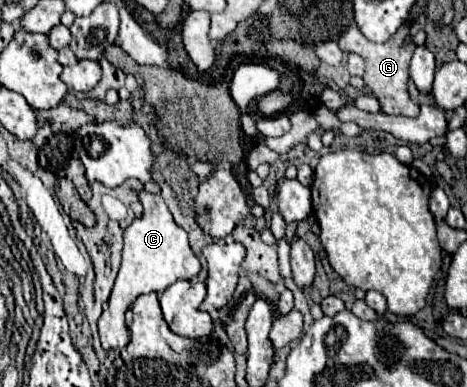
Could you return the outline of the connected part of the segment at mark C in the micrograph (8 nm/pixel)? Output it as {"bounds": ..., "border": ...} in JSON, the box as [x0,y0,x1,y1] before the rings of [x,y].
{"bounds":[99,191,201,349],"border":[[[143,191],[139,199],[143,203],[145,213],[141,219],[135,219],[123,233],[125,245],[123,245],[119,275],[115,279],[111,297],[107,301],[107,309],[99,319],[99,335],[101,335],[103,349],[123,349],[129,343],[125,313],[139,295],[163,293],[175,281],[193,279],[201,271],[201,263],[197,255],[191,251],[187,231],[173,221],[173,215],[167,209],[163,197]]]}

